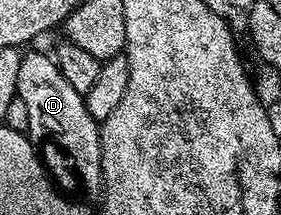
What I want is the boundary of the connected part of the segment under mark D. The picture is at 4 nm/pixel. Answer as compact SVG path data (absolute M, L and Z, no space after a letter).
M26 52L20 62L20 74L16 77L17 96L28 110L30 132L35 137L47 136L54 144L66 151L74 163L74 172L82 184L94 194L102 191L102 147L100 146L100 124L86 109L83 93L68 86L68 78L60 74L53 55L42 52Z

